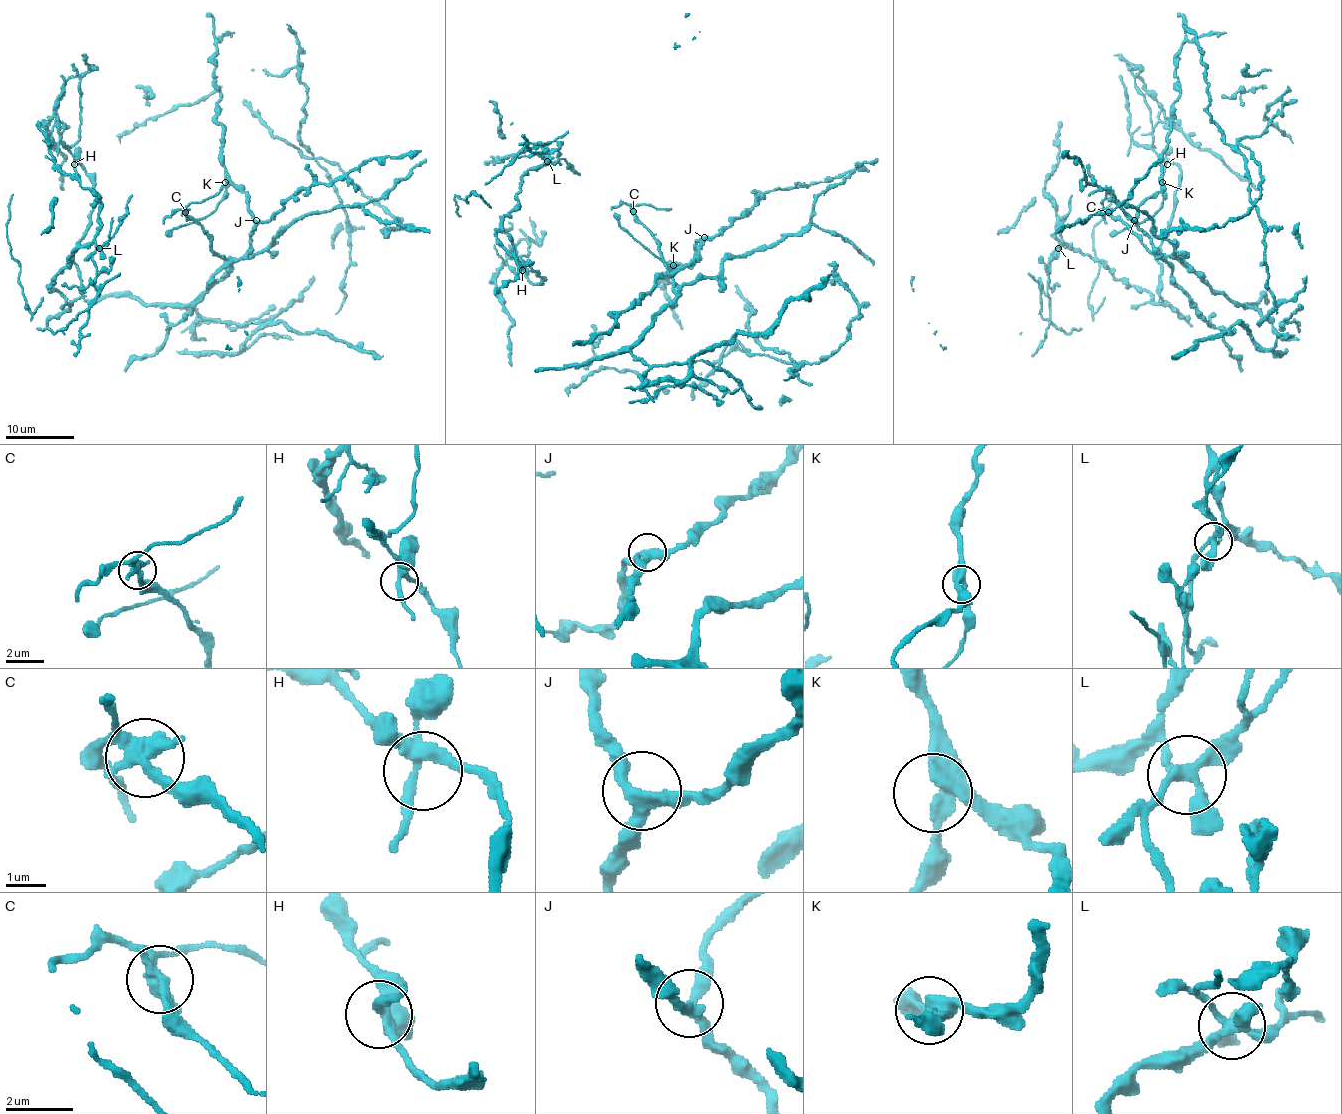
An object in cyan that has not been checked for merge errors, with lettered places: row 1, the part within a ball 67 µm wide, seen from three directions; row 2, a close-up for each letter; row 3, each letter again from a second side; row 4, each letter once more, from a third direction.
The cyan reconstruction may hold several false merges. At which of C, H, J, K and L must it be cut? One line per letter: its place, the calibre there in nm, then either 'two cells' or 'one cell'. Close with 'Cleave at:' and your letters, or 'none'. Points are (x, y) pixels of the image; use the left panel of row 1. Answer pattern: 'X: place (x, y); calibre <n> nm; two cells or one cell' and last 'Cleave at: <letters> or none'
C: place (185, 212); calibre 340 nm; two cells
H: place (74, 164); calibre 280 nm; one cell
J: place (256, 220); calibre 320 nm; one cell
K: place (225, 182); calibre 320 nm; one cell
L: place (99, 248); calibre 280 nm; two cells
Cleave at: C, L

